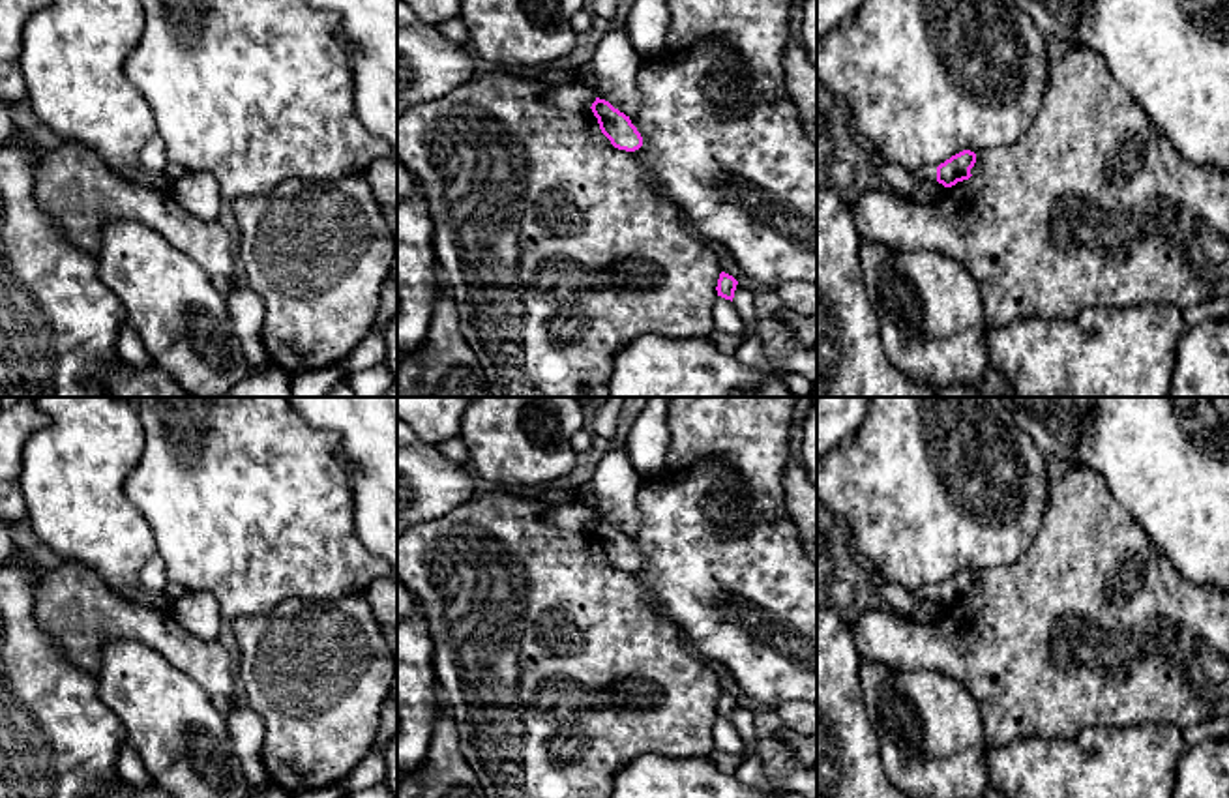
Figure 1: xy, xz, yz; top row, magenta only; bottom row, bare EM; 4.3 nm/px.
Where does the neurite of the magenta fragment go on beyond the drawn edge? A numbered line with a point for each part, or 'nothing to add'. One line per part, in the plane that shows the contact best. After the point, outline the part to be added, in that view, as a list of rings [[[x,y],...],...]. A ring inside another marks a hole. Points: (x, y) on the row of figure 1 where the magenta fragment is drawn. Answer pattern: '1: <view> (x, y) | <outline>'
nothing to add

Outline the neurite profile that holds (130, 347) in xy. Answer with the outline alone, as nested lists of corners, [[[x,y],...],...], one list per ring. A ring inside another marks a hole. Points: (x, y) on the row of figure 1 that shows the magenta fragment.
[[[129,320],[120,328],[116,352],[118,358],[133,369],[154,365],[144,348],[141,335],[137,333],[137,330],[131,326]]]

